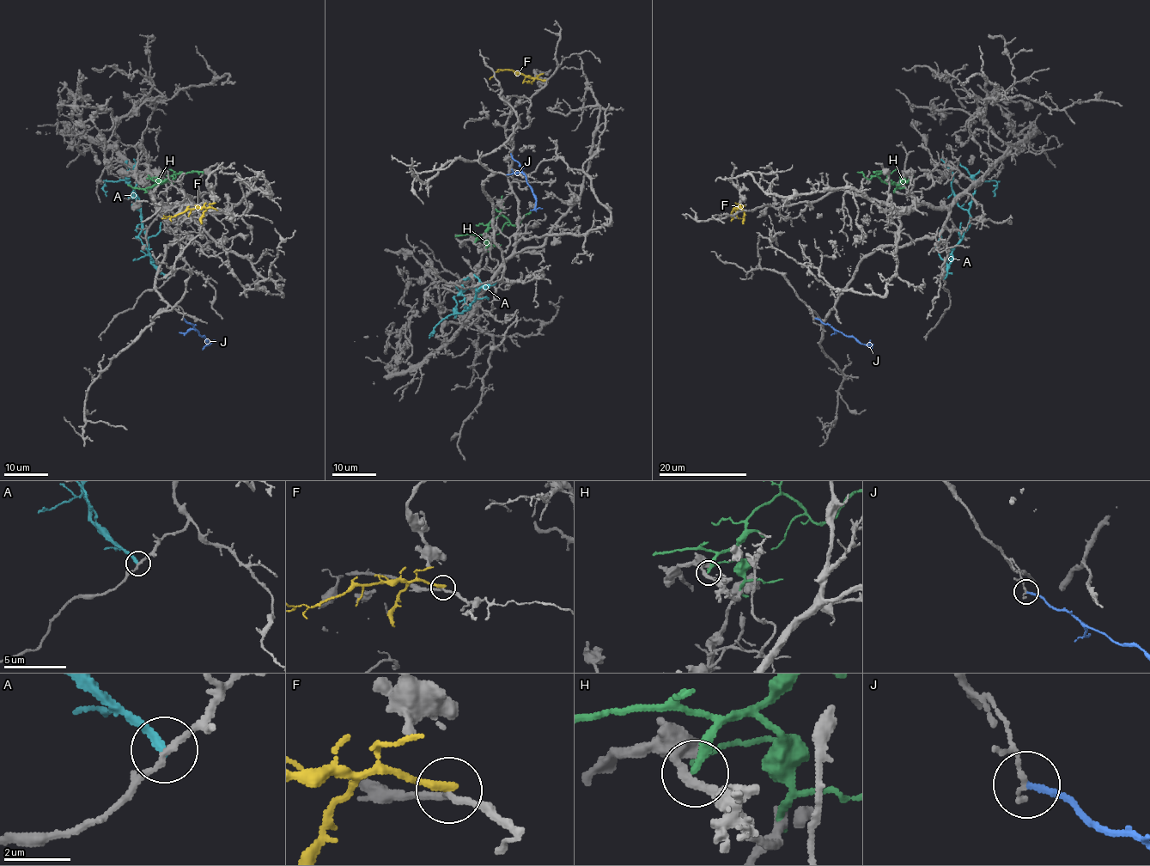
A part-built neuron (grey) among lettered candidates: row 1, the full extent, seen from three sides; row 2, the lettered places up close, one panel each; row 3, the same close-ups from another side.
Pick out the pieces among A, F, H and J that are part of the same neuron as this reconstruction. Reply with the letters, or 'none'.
none

